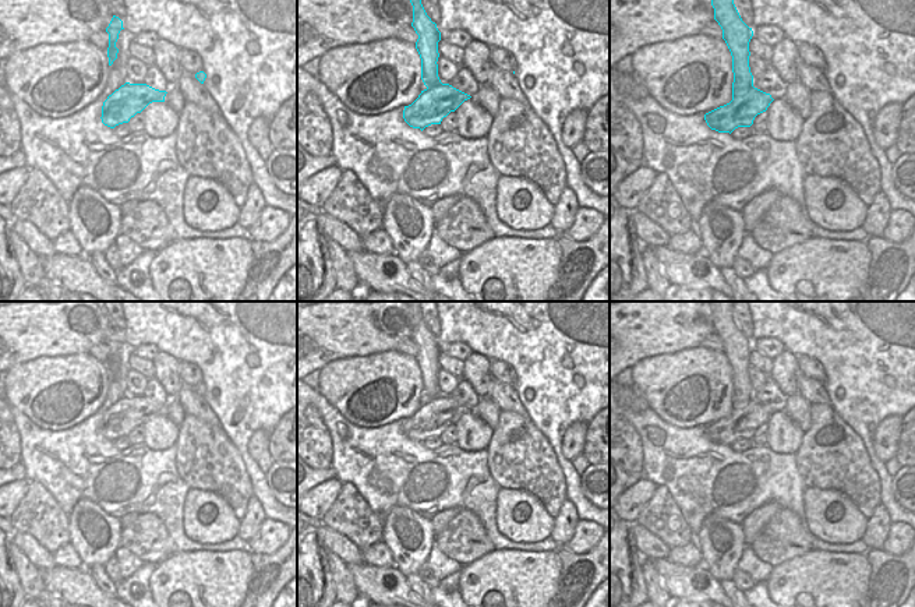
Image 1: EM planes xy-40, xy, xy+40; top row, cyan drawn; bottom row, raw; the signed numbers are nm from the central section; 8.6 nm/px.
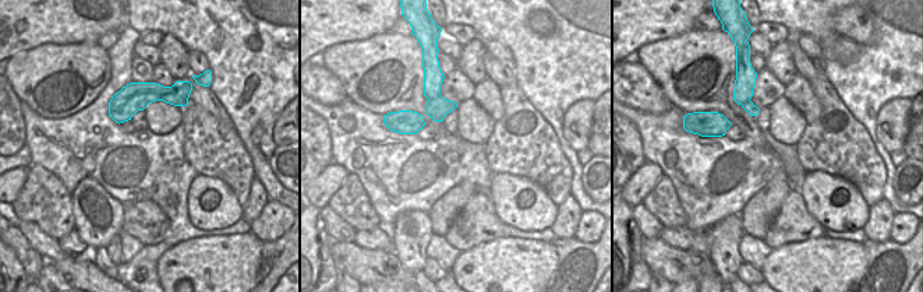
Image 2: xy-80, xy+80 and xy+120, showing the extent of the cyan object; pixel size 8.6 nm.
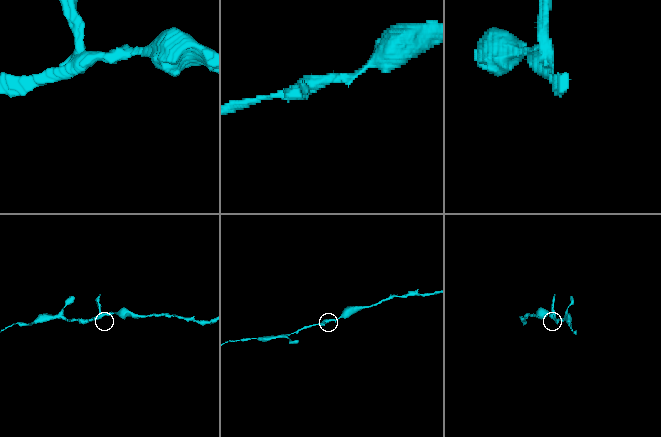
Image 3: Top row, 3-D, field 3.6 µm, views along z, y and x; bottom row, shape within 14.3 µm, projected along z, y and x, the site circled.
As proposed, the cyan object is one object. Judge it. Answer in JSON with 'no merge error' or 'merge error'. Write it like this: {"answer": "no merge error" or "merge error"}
{"answer": "merge error"}

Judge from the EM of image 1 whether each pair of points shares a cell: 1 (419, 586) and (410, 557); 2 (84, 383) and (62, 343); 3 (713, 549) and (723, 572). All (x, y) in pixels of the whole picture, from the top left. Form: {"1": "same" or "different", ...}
{"1": "different", "2": "different", "3": "same"}

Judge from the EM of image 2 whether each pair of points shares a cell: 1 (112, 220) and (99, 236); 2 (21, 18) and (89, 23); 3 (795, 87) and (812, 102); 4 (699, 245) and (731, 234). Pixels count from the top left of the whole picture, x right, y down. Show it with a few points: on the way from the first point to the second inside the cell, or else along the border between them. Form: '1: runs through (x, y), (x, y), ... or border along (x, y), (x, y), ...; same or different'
1: runs through (108, 224), (102, 232); same
2: runs through (38, 18), (73, 18); same
3: runs through (799, 91), (807, 99); same
4: border along (707, 229), (708, 254); different

